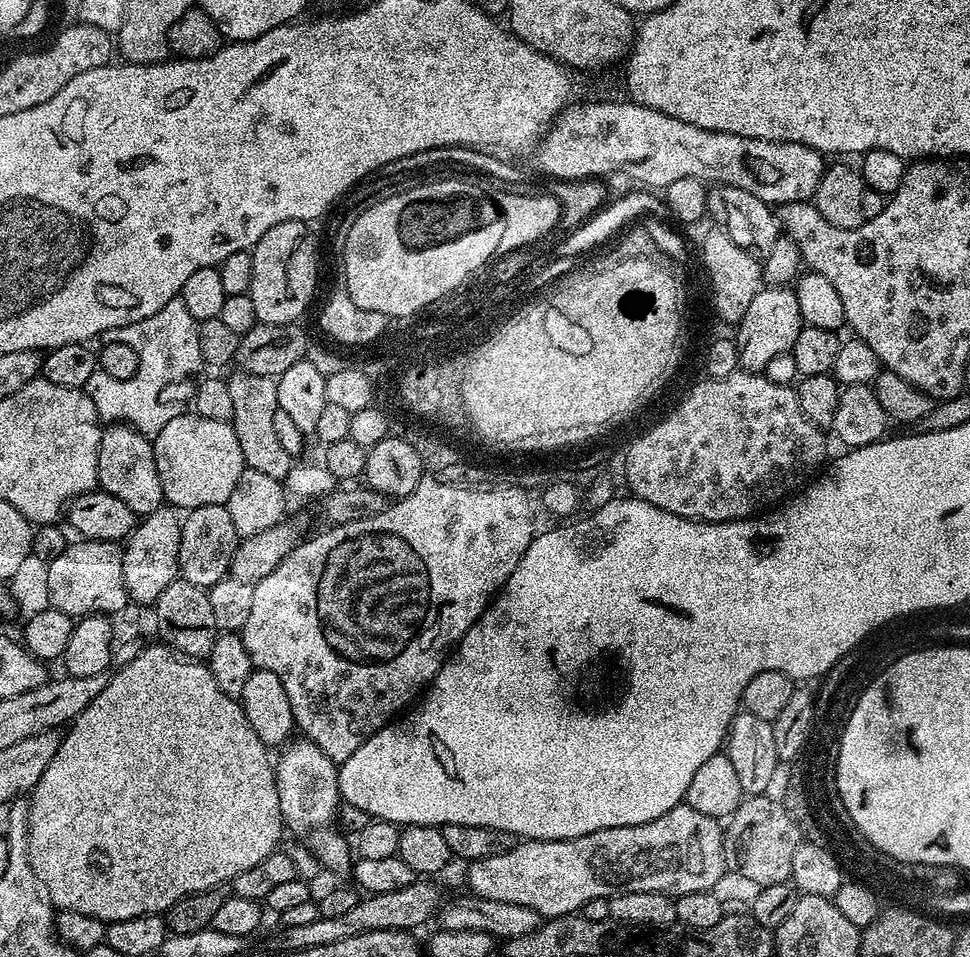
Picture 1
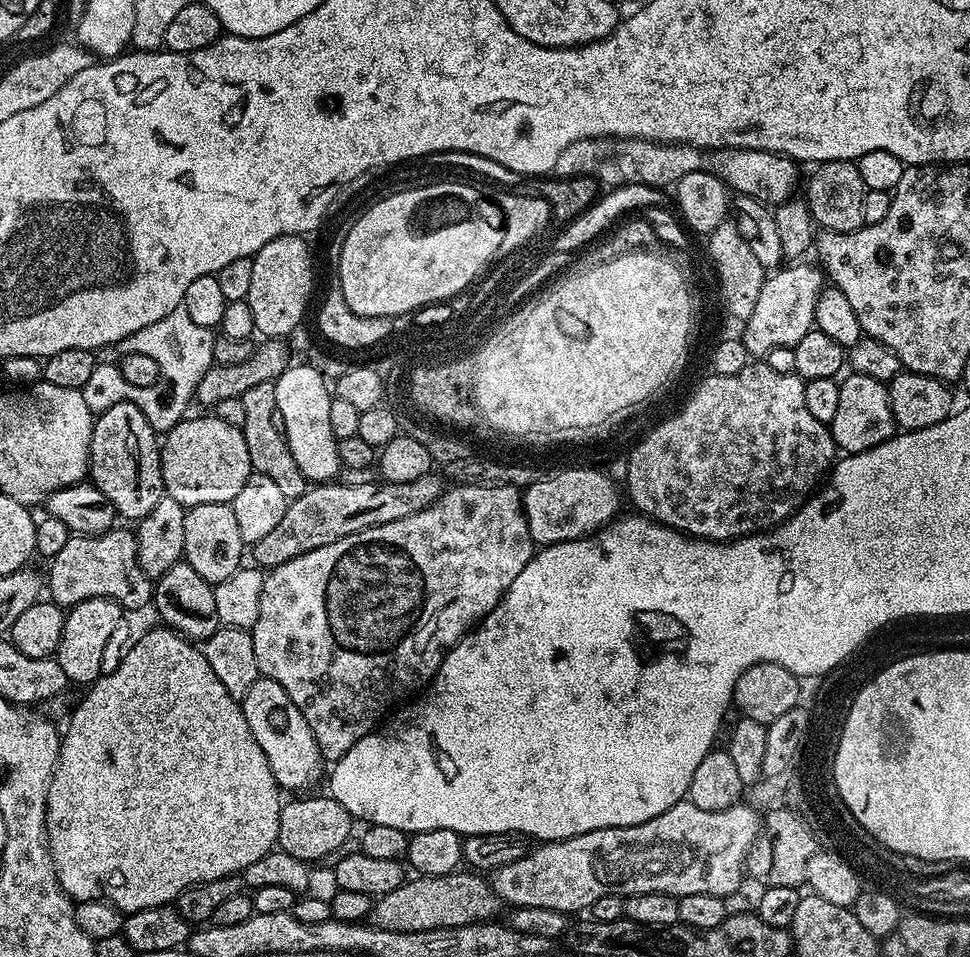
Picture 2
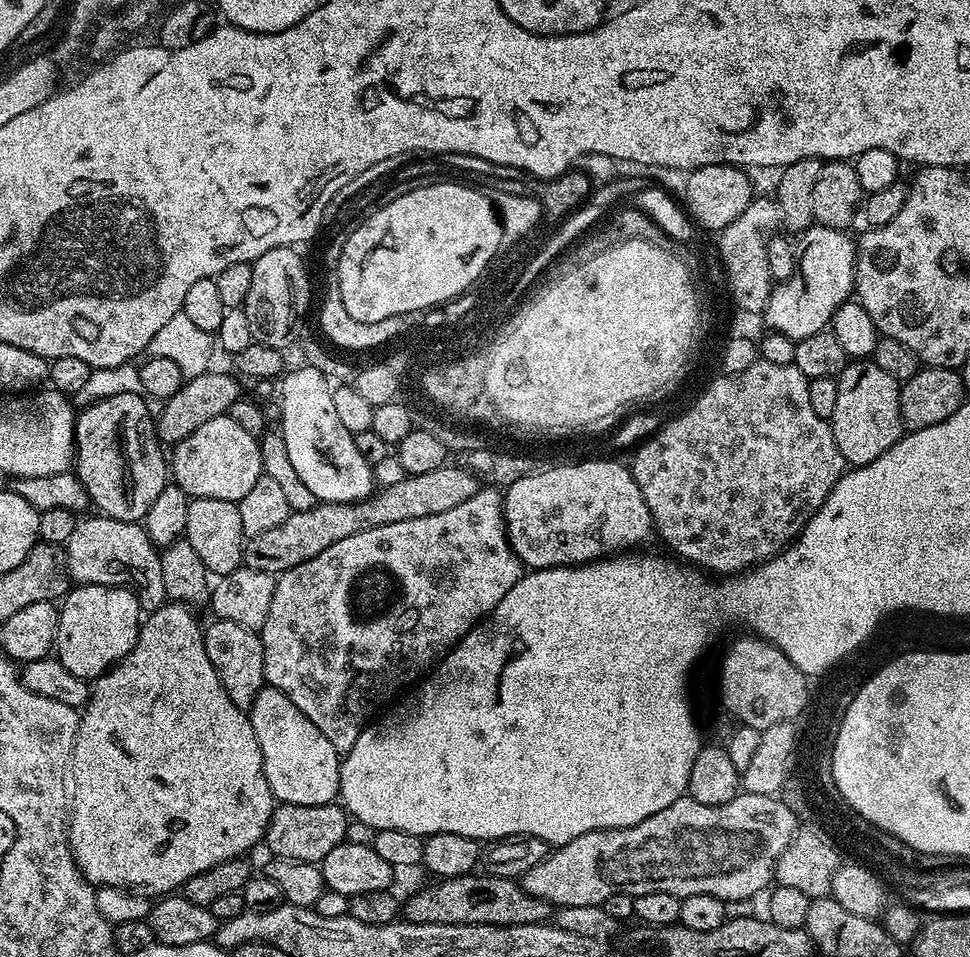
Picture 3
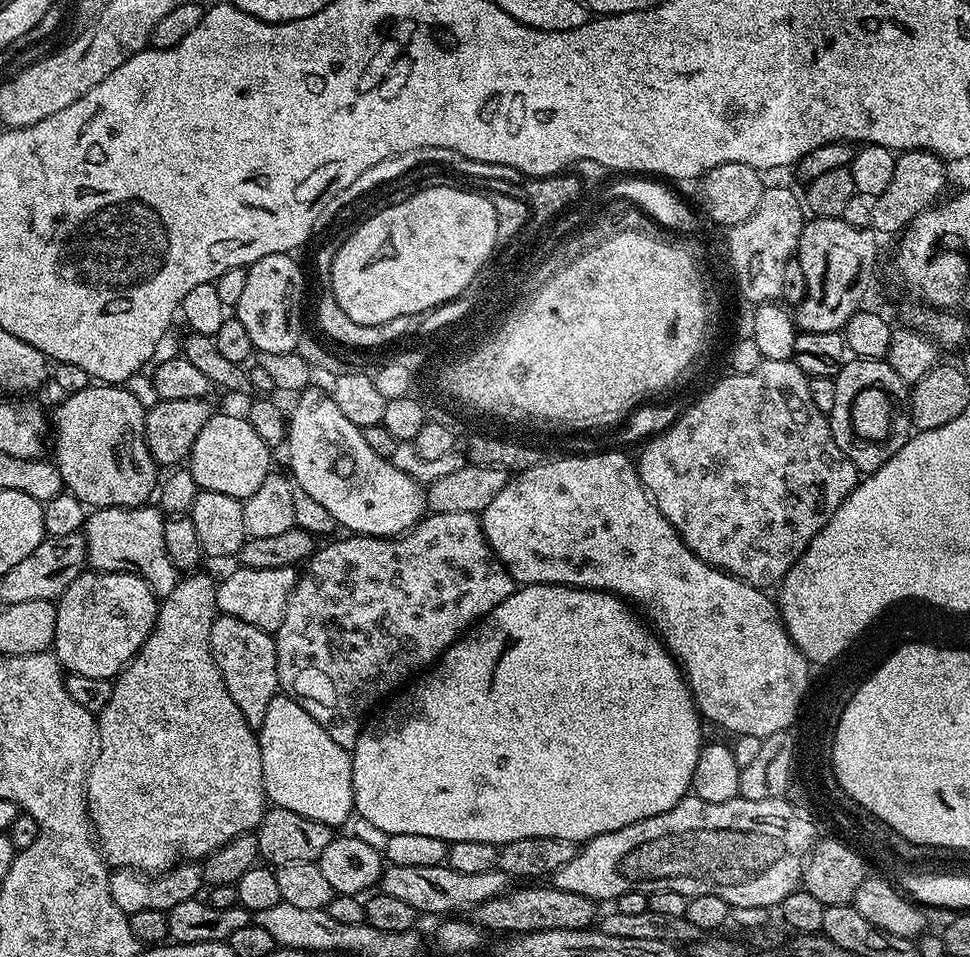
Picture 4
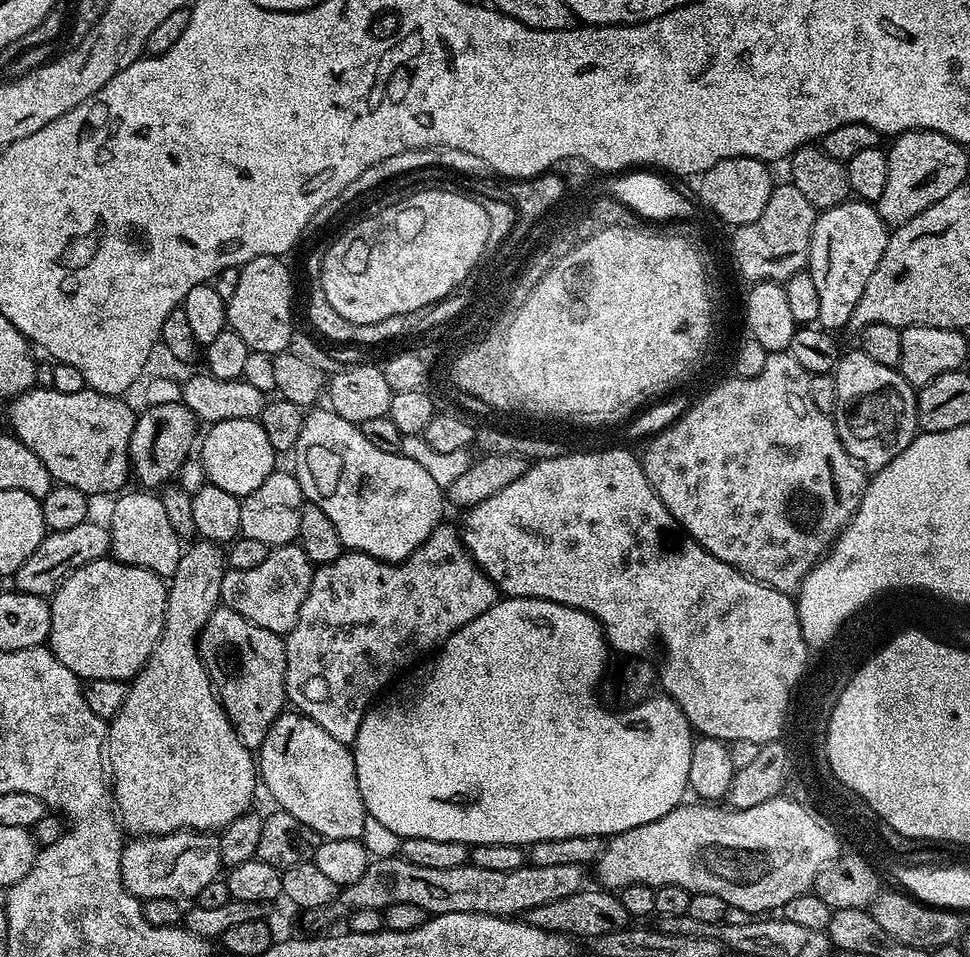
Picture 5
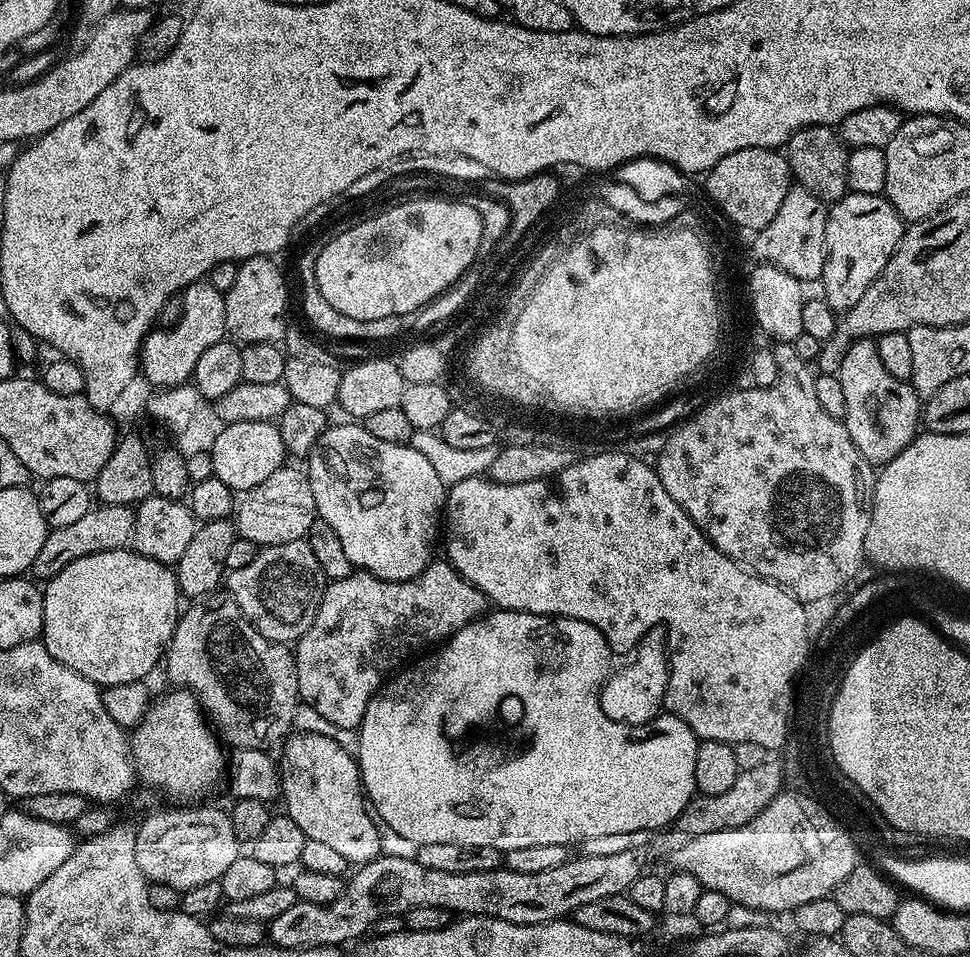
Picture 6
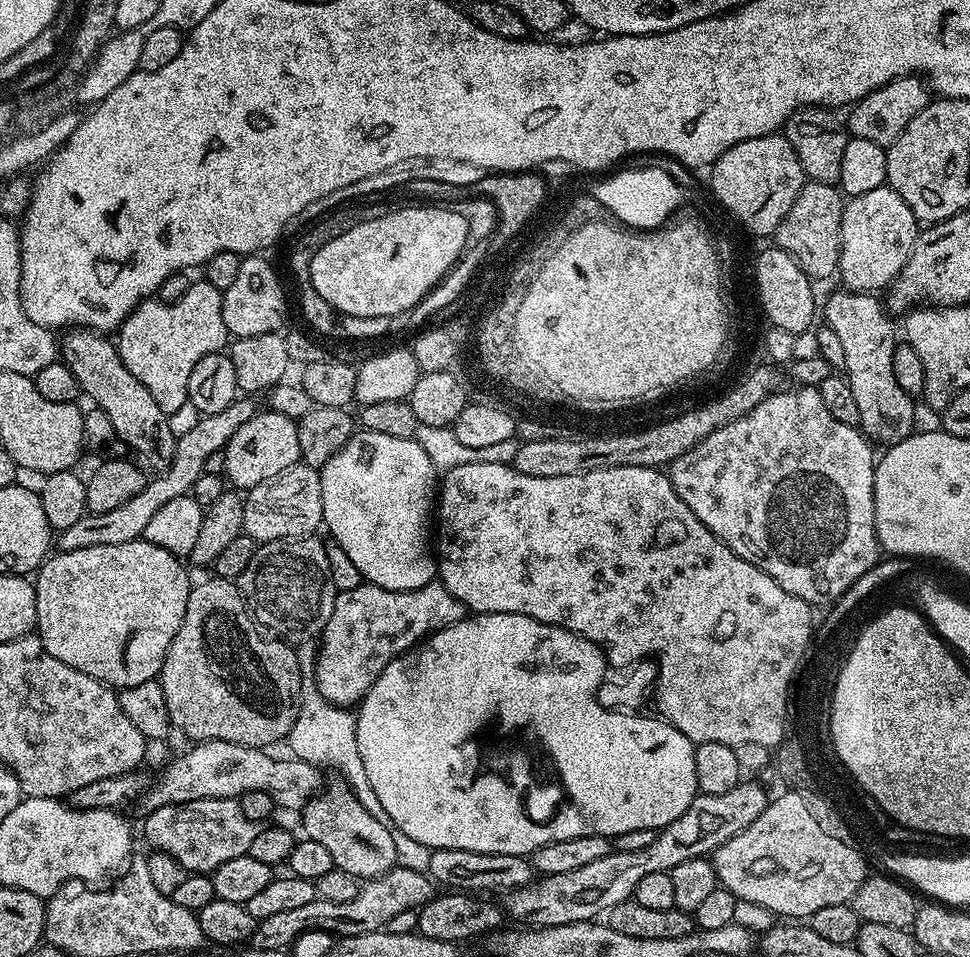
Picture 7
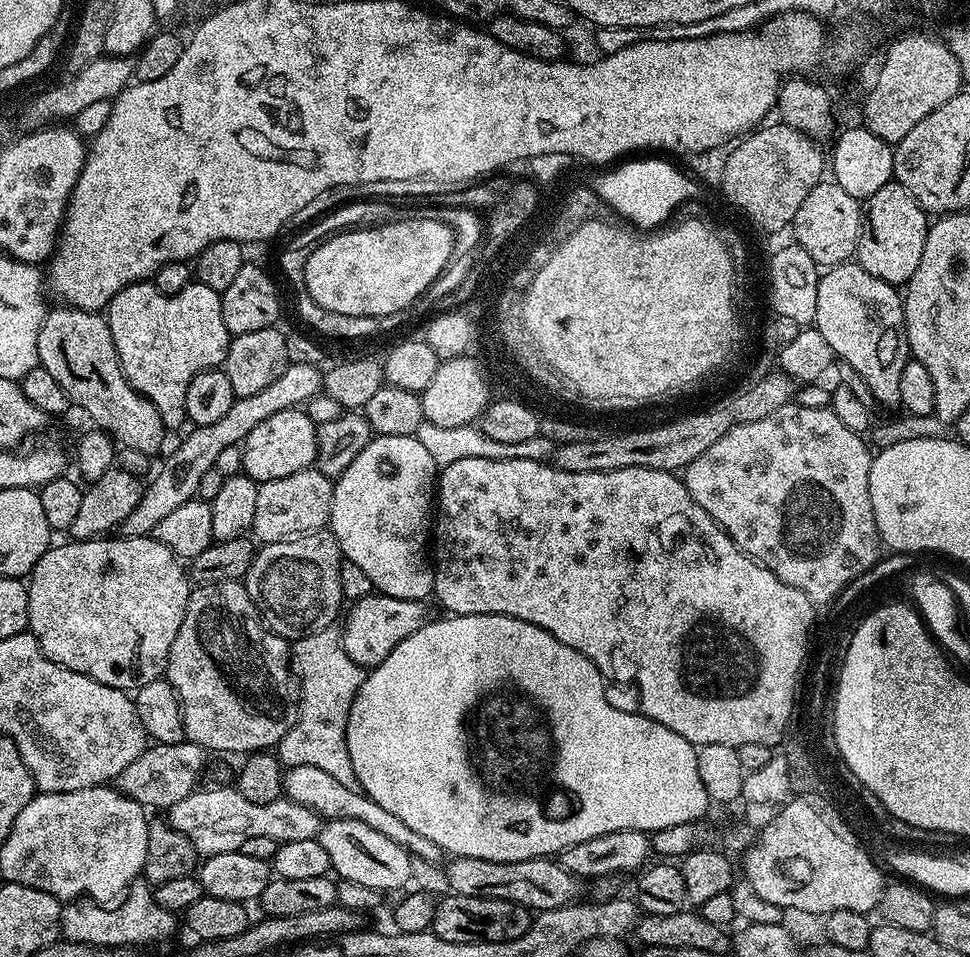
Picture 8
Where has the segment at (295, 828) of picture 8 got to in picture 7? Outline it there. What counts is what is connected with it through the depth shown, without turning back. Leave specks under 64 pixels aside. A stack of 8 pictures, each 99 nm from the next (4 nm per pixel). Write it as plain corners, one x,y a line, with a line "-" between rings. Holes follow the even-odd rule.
206,798
162,806
147,813
145,820
148,821
144,824
144,836
152,843
151,847
155,851
170,854
170,858
177,860
190,874
211,874
218,866
222,866
222,862
246,856
250,850
250,842
254,842
258,831
257,821
242,814
239,799

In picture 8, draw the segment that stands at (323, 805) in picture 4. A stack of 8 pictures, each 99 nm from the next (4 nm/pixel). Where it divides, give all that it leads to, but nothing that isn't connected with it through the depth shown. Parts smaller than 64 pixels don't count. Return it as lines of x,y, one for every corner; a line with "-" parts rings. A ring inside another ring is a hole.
330,820
321,827
318,839
322,850
326,850
332,863
332,872
340,880
358,882
361,886
370,886
381,894
388,894
395,888
403,889
411,876
410,853
398,842
390,842
386,834
370,830
366,822
353,820

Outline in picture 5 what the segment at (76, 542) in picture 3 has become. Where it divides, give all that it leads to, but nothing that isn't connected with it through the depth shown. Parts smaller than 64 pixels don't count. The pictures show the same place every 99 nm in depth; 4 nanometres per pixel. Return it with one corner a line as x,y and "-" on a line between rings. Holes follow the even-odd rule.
125,491
115,497
117,500
112,508
112,524
110,523
111,555
124,564
145,568
154,574
170,578
174,570
178,570
182,551
180,535
174,530
174,526
170,526
170,518
155,491
135,491

